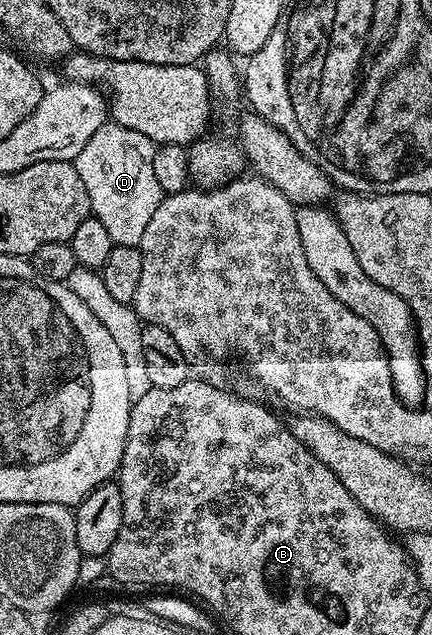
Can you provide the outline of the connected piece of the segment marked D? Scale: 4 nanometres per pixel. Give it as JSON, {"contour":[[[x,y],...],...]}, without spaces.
{"contour":[[[110,121],[91,136],[73,161],[86,186],[93,216],[109,232],[115,245],[139,246],[151,216],[163,201],[164,194],[154,174],[155,150],[155,142],[142,132]]]}

